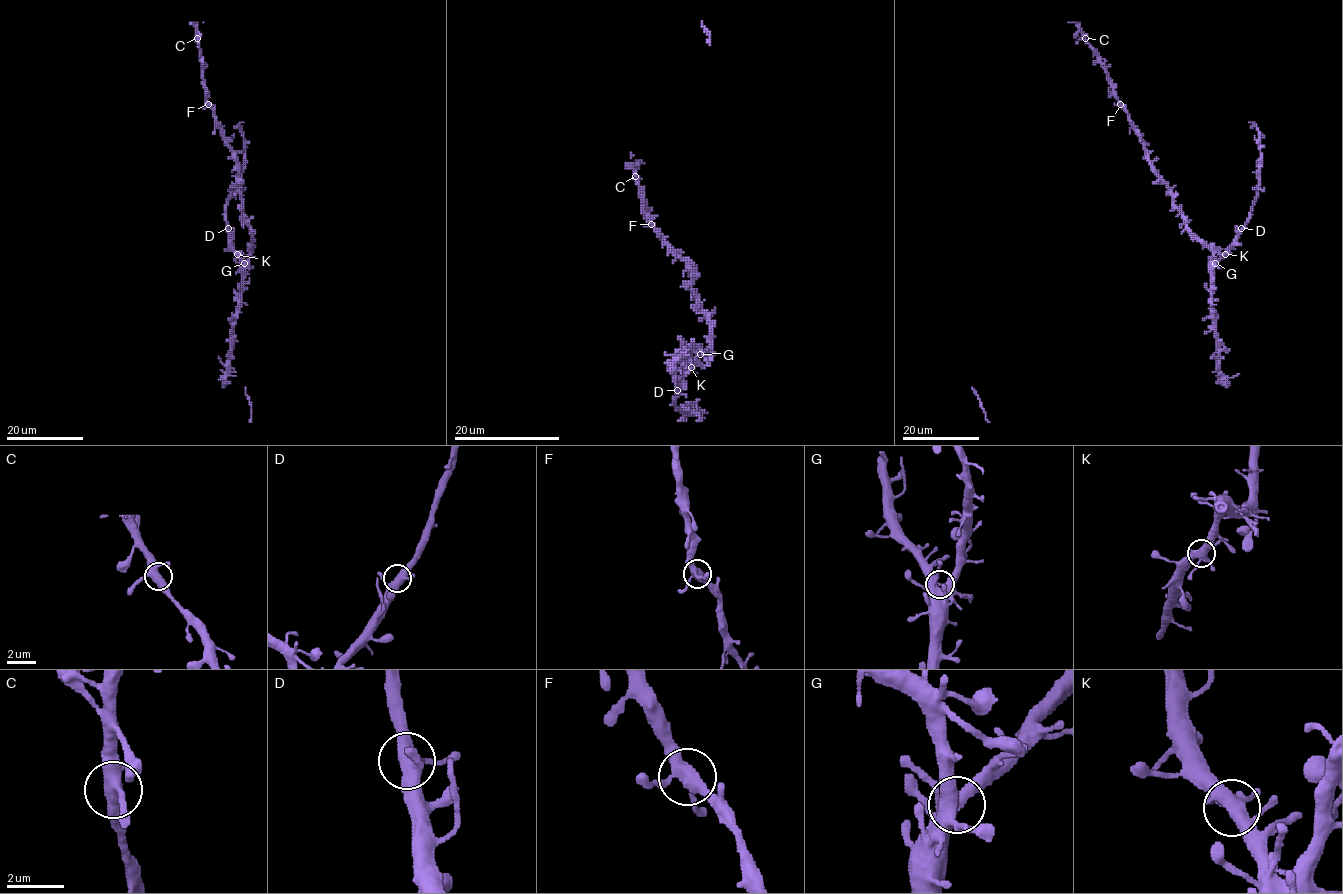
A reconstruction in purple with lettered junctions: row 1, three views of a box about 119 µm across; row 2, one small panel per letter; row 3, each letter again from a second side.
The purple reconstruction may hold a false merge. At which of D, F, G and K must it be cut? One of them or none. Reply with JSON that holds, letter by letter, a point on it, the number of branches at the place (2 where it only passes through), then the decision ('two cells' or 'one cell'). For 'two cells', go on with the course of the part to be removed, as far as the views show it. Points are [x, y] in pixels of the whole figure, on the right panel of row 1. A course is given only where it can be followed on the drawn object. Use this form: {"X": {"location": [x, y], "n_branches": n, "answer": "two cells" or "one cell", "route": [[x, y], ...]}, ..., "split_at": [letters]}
{"D": {"location": [1241, 228], "n_branches": 4, "answer": "one cell"}, "F": {"location": [1120, 104], "n_branches": 4, "answer": "one cell"}, "G": {"location": [1215, 263], "n_branches": 4, "answer": "one cell"}, "K": {"location": [1225, 254], "n_branches": 4, "answer": "one cell"}, "split_at": []}

